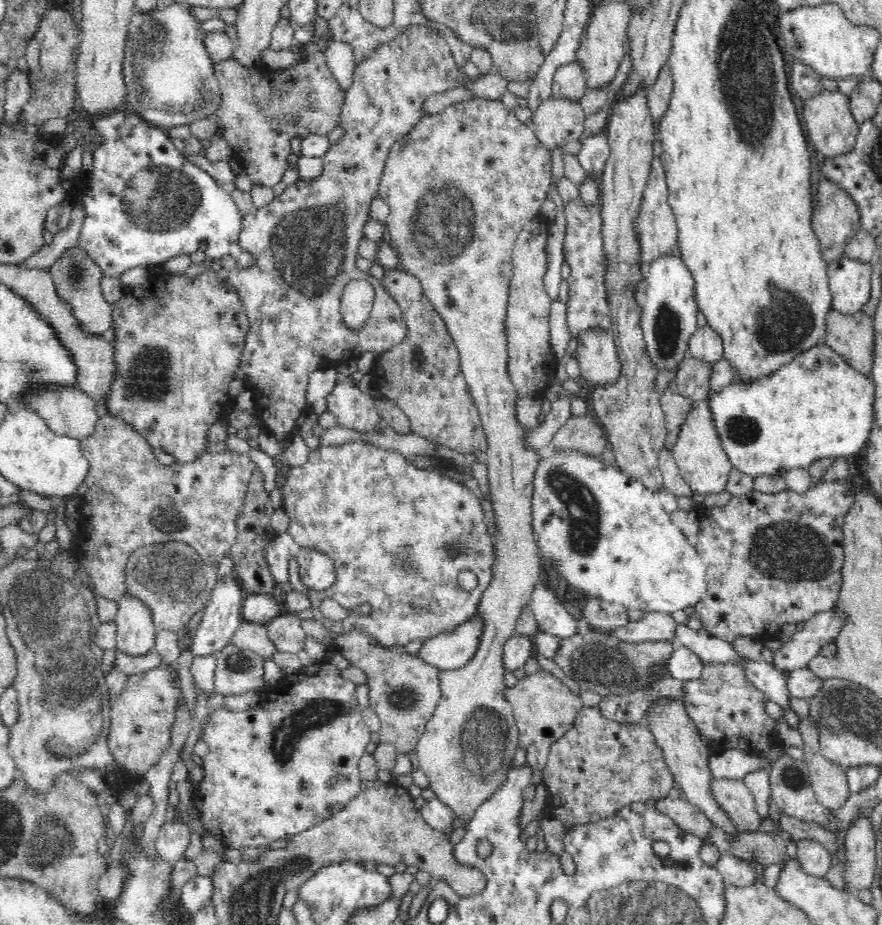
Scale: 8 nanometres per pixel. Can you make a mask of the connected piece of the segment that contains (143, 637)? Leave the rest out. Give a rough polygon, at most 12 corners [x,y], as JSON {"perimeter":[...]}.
{"perimeter":[[118,601],[116,650],[153,652],[159,629],[144,603]]}

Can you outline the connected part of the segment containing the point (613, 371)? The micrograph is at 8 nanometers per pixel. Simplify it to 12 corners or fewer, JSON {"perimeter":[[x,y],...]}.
{"perimeter":[[612,332],[581,334],[575,357],[595,388],[617,384],[622,361]]}

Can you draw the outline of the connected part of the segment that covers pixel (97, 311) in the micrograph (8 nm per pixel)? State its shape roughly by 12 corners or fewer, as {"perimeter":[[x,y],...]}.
{"perimeter":[[77,247],[51,266],[84,329],[112,326],[98,267]]}

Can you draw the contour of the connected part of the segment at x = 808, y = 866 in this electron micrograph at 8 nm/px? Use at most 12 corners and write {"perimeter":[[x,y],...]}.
{"perimeter":[[797,841],[796,858],[806,874],[828,877],[830,852],[818,841]]}

